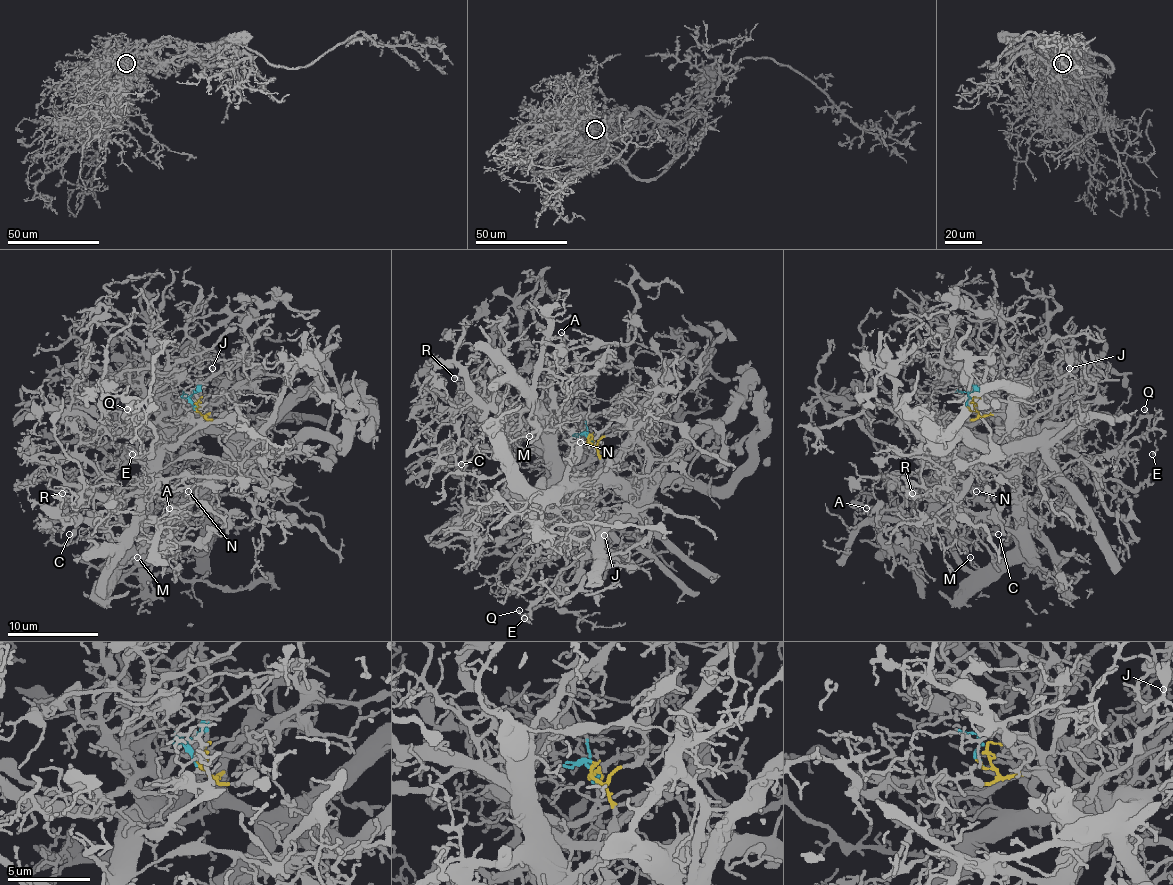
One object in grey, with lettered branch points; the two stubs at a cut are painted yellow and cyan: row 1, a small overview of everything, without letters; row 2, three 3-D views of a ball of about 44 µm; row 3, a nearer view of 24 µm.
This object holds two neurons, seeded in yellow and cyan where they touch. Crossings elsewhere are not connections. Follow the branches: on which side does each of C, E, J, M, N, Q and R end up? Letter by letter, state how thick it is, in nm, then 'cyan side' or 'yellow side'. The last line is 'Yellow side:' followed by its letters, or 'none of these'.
C: 180 nm thick; cyan side
E: 140 nm thick; yellow side
J: 100 nm thick; yellow side
M: 130 nm thick; yellow side
N: 110 nm thick; yellow side
Q: 130 nm thick; yellow side
R: 150 nm thick; cyan side
Yellow side: E, J, M, N, Q

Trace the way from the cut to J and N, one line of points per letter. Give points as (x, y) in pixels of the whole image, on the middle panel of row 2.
J: (588, 435), (597, 449), (601, 472), (597, 492), (610, 515), (610, 538), (604, 535)
N: (588, 435), (597, 449), (601, 476), (619, 481), (567, 481), (576, 449), (574, 435), (581, 433), (581, 442)

